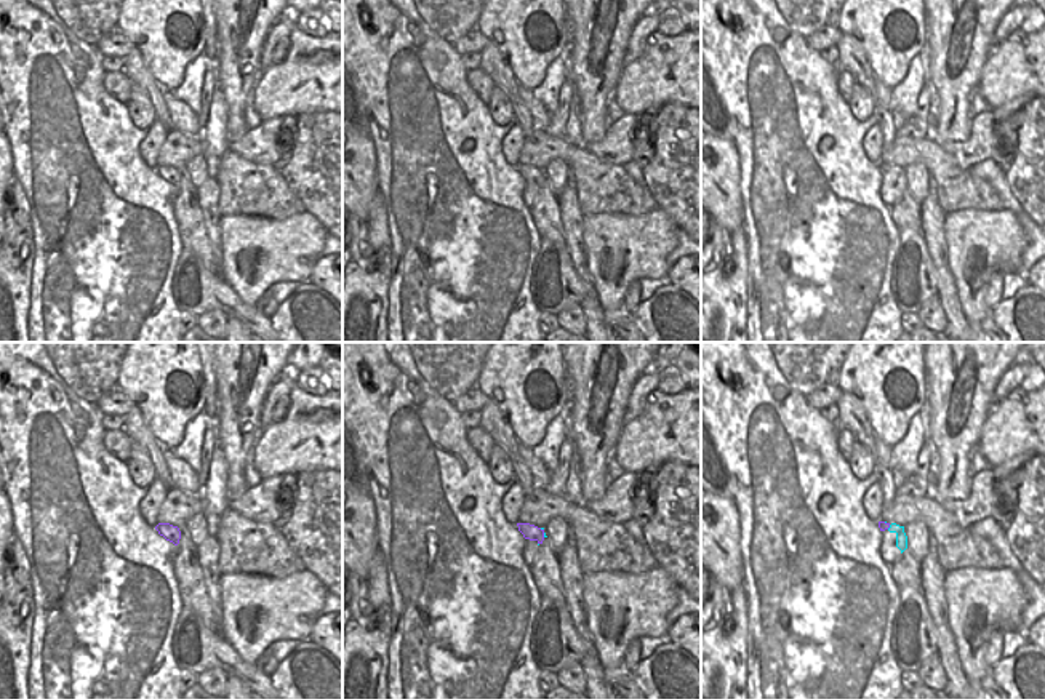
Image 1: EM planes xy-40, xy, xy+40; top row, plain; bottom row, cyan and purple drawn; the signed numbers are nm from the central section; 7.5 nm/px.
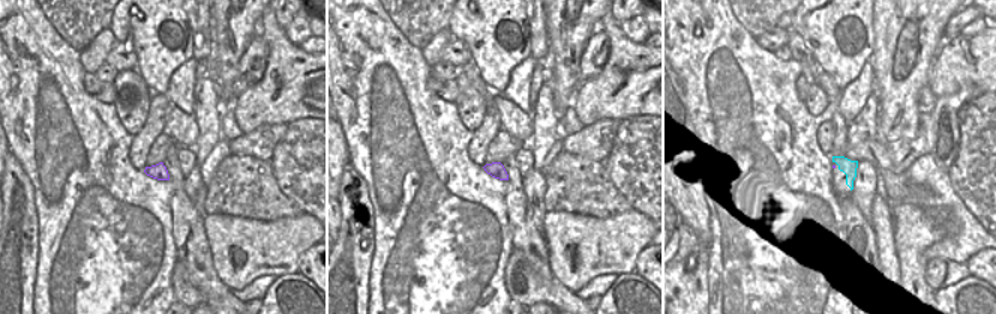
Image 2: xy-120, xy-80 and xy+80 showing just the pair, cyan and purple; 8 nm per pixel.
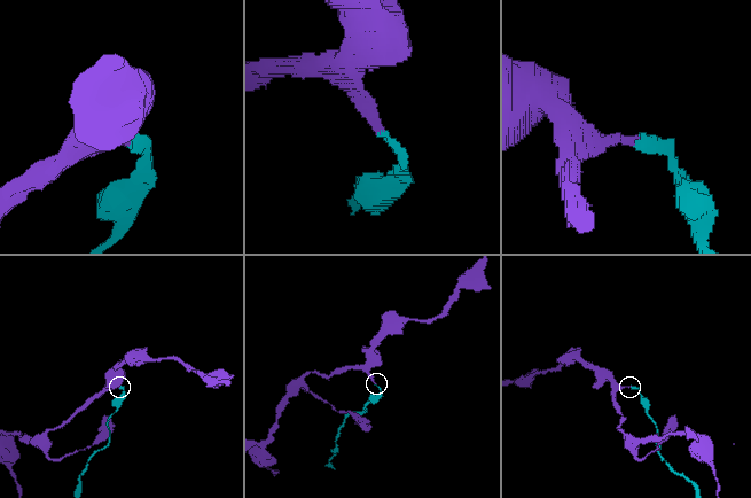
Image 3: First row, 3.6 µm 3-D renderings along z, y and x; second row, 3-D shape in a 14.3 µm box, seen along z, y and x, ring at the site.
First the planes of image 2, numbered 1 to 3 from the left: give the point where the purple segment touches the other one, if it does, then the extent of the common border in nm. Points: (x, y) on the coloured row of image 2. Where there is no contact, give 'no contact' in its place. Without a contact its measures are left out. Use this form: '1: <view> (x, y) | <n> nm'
1: no contact
2: no contact
3: no contact

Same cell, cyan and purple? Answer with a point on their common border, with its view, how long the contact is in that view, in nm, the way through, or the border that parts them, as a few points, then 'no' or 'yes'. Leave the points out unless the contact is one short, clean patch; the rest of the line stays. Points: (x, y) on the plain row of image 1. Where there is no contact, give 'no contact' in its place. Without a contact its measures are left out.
contact xy (544, 176); length 40 nm; border xy (543, 175), (544, 178); no

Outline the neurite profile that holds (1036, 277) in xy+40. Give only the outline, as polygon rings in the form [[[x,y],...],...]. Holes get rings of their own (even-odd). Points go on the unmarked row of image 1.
[[[1045,258],[1039,259],[1035,266],[1026,274],[1029,285],[1045,291]]]

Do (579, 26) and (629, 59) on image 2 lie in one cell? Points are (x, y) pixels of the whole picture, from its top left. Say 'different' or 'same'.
different

